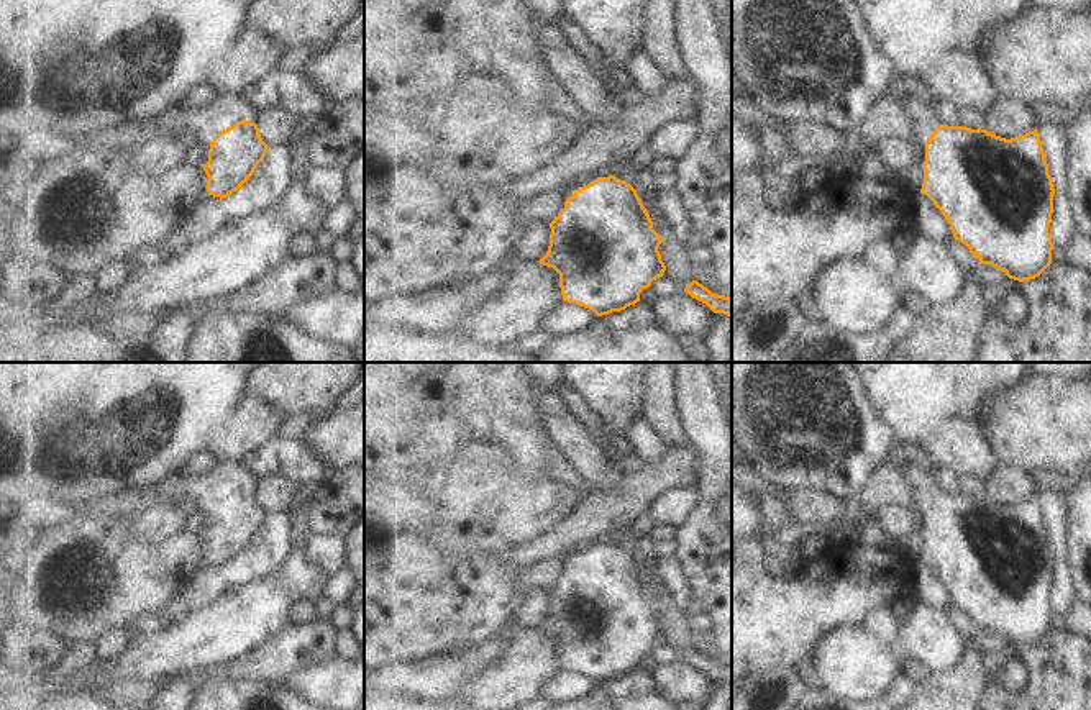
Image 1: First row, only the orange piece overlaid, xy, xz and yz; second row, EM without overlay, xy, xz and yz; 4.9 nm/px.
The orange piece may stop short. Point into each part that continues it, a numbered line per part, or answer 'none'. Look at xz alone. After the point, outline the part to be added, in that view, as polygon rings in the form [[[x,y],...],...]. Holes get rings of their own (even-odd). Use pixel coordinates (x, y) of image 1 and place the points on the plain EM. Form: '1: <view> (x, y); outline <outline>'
1: xz (571, 555); outline [[[591,541],[591,543],[587,543],[587,544],[582,546],[582,548],[573,548],[573,549],[569,549],[569,551],[564,554],[563,561],[561,561],[561,574],[559,574],[558,580],[564,576],[564,569],[566,569],[579,554],[587,553],[589,549],[596,548],[597,544],[599,544],[597,541]],[[556,580],[556,584],[558,584],[558,580]]]

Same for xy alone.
1: xy (225, 476); outline [[[218,459],[212,469],[197,480],[199,508],[195,530],[208,530],[208,517],[213,505],[235,490],[244,487],[256,490],[259,479],[246,467],[244,461]]]

